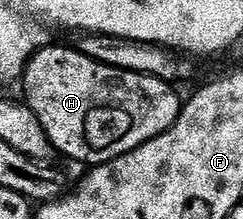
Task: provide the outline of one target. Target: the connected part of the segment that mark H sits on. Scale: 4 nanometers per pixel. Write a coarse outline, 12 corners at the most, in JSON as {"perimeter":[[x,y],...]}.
{"perimeter":[[37,49],[20,87],[55,153],[106,164],[164,134],[173,83]]}

